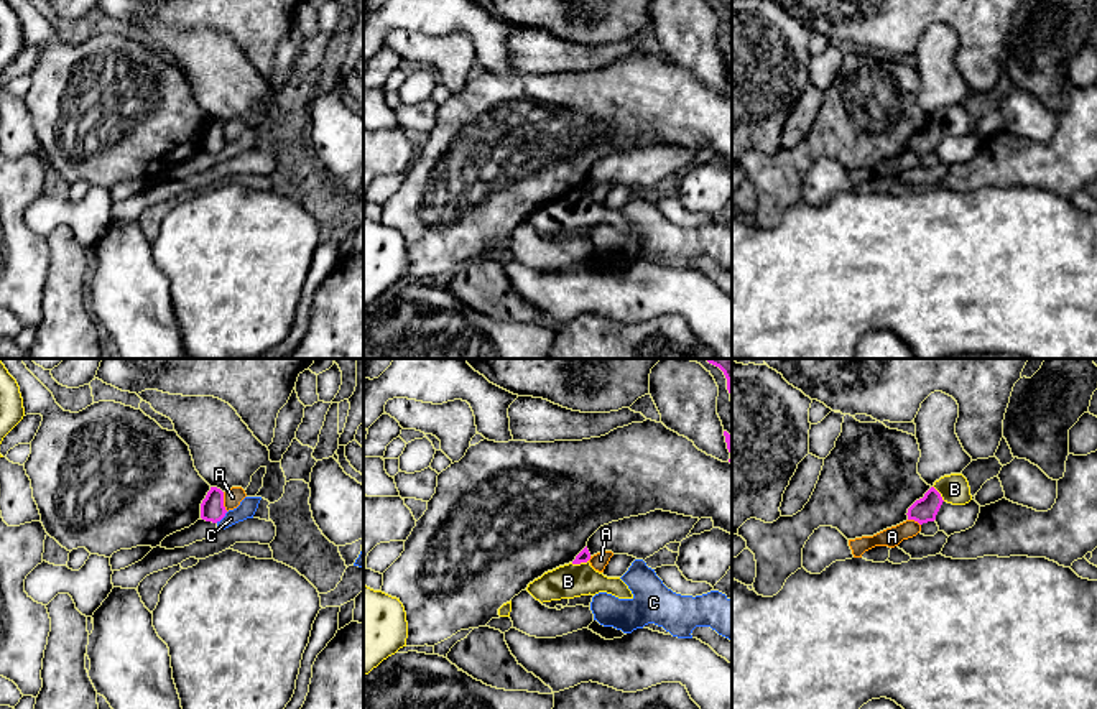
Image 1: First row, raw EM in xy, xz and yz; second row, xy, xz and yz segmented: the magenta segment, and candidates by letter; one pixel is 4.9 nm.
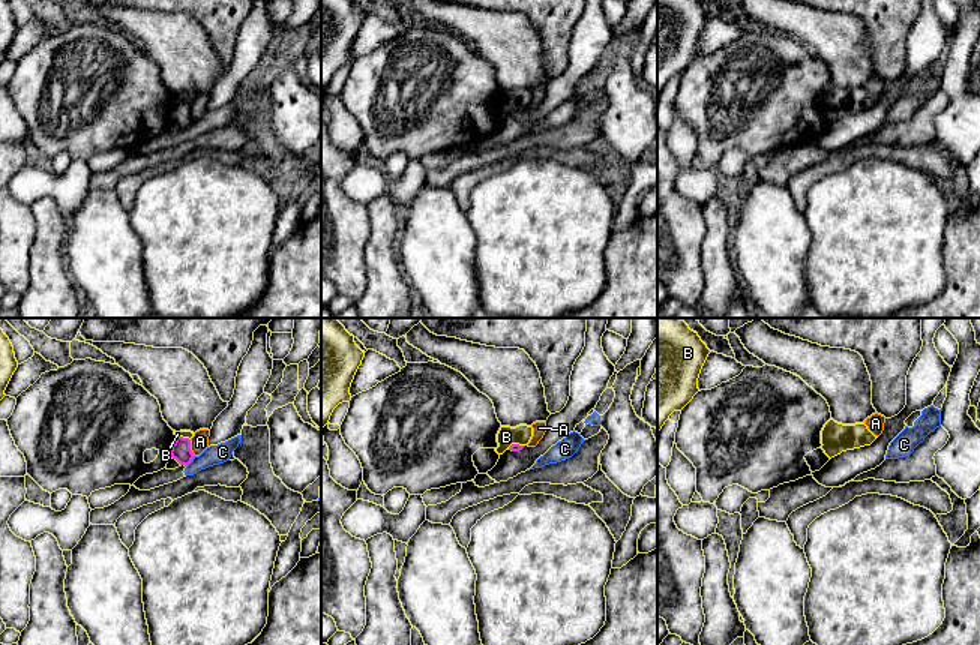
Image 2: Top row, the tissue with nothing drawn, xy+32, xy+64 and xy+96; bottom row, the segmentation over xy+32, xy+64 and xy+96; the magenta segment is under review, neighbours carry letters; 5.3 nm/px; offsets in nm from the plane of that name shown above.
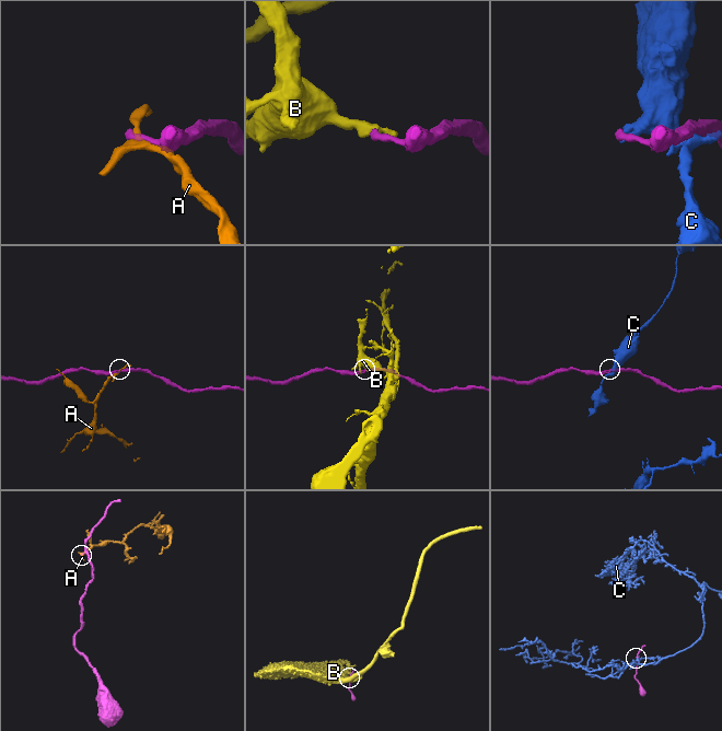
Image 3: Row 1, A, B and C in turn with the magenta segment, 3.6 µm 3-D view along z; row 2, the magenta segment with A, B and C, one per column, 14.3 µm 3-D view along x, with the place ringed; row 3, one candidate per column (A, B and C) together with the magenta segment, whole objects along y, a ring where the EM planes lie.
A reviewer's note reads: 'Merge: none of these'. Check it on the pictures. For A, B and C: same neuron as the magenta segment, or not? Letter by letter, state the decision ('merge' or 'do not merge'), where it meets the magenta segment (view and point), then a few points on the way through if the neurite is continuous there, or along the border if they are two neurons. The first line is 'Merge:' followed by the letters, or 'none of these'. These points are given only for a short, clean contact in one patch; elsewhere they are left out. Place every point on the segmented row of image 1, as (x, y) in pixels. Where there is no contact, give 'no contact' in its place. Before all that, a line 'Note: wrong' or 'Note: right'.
Note: right
Merge: none of these
A: do not merge; contact xy (222, 502)
B: do not merge; contact xz (579, 563); border xz (587, 560), (571, 563)
C: do not merge; contact xy (221, 519)

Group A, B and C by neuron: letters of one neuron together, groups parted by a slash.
A / B / C

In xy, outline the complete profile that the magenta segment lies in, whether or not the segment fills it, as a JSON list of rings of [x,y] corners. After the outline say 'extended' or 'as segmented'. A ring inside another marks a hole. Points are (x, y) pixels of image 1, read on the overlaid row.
[[[211,487],[206,498],[201,503],[201,518],[217,523],[225,517],[224,492],[217,487]]]; as segmented

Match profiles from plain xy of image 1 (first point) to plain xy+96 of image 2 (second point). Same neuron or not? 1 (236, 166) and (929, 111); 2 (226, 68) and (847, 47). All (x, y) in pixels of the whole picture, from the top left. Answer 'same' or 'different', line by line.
1: same
2: same

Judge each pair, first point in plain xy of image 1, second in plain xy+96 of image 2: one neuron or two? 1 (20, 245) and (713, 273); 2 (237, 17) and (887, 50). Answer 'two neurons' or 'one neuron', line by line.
1: two neurons
2: one neuron

